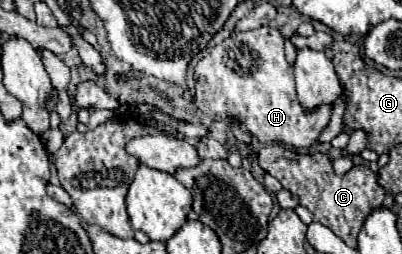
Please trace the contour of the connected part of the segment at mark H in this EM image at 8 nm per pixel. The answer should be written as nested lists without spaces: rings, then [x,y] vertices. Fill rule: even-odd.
[[[261,27],[253,31],[245,31],[243,35],[231,35],[223,43],[215,45],[207,55],[203,55],[195,65],[195,105],[215,121],[221,121],[229,115],[237,117],[241,125],[257,137],[261,143],[285,143],[295,149],[311,147],[317,143],[319,133],[327,127],[331,117],[331,107],[323,105],[315,109],[315,113],[303,113],[293,81],[293,69],[285,61],[283,51],[285,39],[275,27]]]

